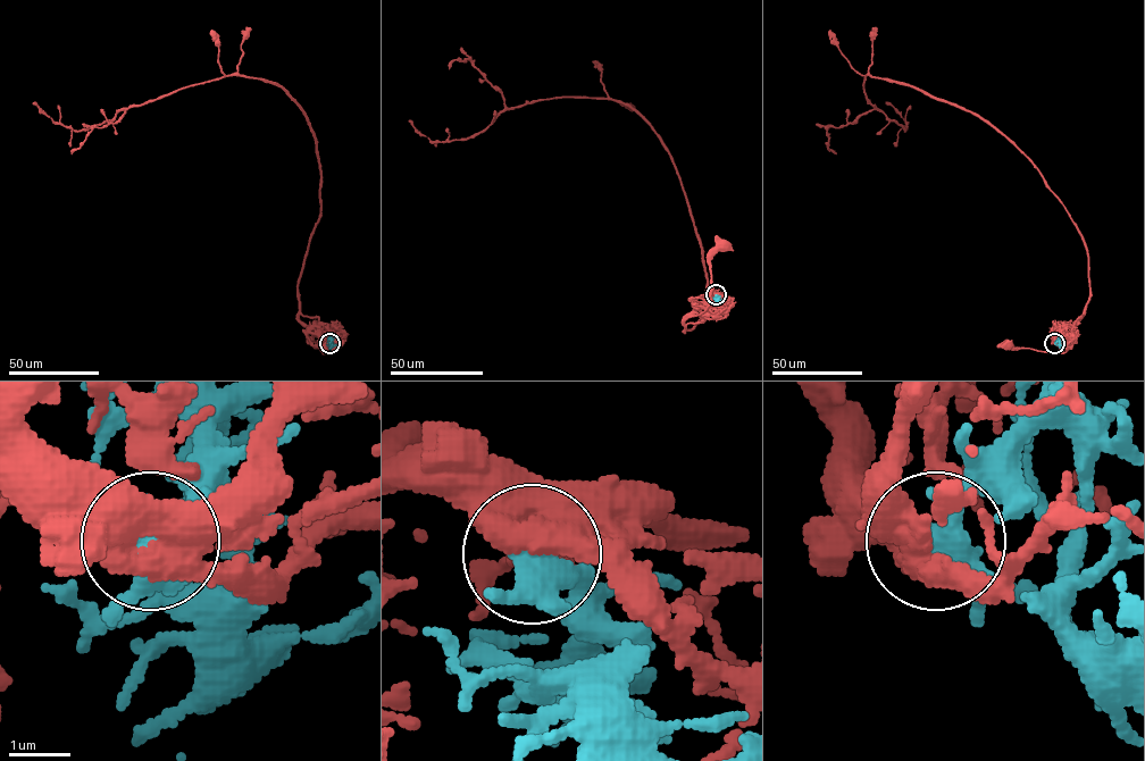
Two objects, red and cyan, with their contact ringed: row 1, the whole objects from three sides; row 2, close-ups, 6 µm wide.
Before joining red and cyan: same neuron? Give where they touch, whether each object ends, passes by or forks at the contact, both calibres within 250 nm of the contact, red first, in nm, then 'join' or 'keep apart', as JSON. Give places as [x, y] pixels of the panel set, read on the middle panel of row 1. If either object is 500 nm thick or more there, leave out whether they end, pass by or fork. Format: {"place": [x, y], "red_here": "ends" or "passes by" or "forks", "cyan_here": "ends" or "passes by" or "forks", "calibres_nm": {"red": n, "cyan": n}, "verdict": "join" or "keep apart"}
{"place": [716, 294], "calibres_nm": {"red": 850, "cyan": 460}, "verdict": "join"}

